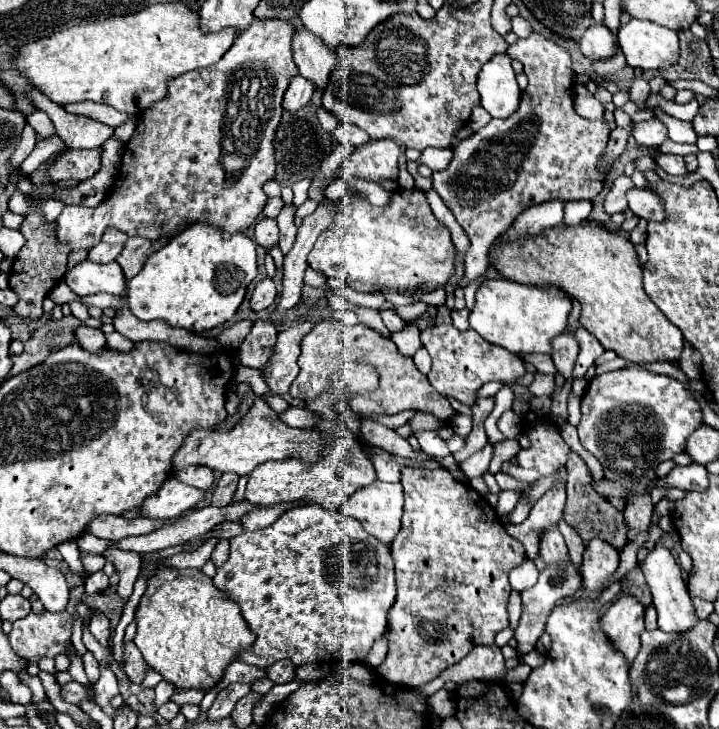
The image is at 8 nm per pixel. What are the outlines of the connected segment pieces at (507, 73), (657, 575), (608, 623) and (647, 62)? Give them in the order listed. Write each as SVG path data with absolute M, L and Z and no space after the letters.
M506 53L494 55L478 75L478 93L482 107L492 117L510 117L520 105L520 87Z
M656 543L648 551L646 559L640 563L640 569L642 569L644 577L646 577L646 583L648 583L650 593L652 593L652 603L654 603L654 607L658 611L658 627L662 631L666 631L666 633L684 633L684 631L692 629L698 619L694 615L694 607L692 607L692 601L690 601L686 583L682 579L682 569L676 563L676 559L672 557L670 549Z
M620 595L604 611L600 629L606 633L608 641L626 657L626 661L632 663L640 649L640 633L644 631L644 605L636 597Z
M630 19L618 29L618 43L634 69L672 67L680 55L676 31L640 19Z

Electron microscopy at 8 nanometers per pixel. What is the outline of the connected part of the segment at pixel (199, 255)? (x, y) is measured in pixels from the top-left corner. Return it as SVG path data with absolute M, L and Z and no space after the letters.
M192 225L178 237L168 241L160 251L154 251L144 263L142 271L128 283L128 301L132 313L142 321L162 319L174 327L188 329L192 333L204 333L218 325L224 325L238 311L246 287L256 277L256 243L244 233L236 233L224 239L222 233L210 225Z

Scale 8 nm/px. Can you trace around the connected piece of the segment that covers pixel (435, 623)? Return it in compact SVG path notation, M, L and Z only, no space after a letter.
M402 469L404 517L402 529L390 545L396 565L396 603L388 613L388 655L376 669L380 679L400 687L420 687L456 665L476 645L492 645L498 631L508 627L508 573L524 561L524 549L510 537L490 503L470 485L456 481L446 469Z

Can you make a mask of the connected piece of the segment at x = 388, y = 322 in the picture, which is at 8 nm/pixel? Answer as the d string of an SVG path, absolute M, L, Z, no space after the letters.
M390 309L382 311L382 321L384 321L384 325L386 325L386 329L388 329L390 333L396 333L396 331L402 331L402 329L404 329L402 317L400 317L398 313L390 311Z

